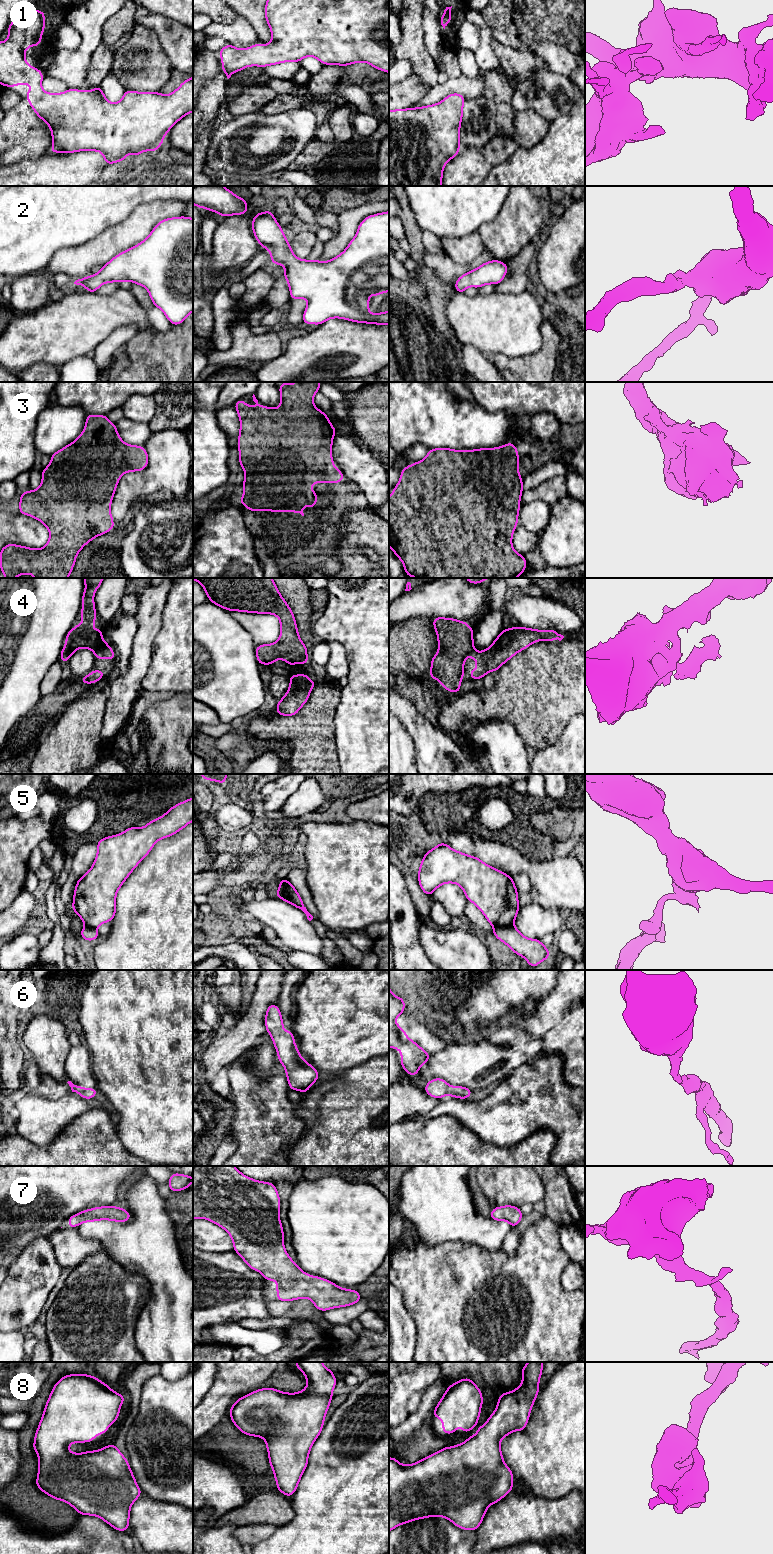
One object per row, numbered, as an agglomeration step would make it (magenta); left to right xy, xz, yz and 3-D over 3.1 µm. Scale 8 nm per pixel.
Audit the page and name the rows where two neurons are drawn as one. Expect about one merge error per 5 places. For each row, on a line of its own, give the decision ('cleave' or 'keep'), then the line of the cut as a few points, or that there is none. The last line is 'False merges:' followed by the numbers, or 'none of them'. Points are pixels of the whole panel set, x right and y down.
1: keep; cut none
2: keep; cut none
3: keep; cut none
4: cleave; cut xy (108, 646), (101, 649), (95, 655)
5: cleave; cut xz (286, 880), (285, 890), (288, 896), (293, 901), (302, 904)
6: keep; cut none
7: keep; cut none
8: keep; cut none
False merges: 4, 5

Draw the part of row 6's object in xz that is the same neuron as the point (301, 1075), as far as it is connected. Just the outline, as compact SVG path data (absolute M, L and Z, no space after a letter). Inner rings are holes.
M270 1004L265 1016L267 1033L271 1035L278 1060L286 1070L289 1088L305 1094L318 1080L319 1072L301 1057L295 1045L294 1033L283 1030L283 1026L280 1009L276 1004Z

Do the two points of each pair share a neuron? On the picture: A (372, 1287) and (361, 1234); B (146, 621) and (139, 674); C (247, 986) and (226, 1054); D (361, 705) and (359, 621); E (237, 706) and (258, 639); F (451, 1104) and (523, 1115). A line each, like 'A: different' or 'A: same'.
A: different
B: same
C: different
D: same
E: different
F: same

